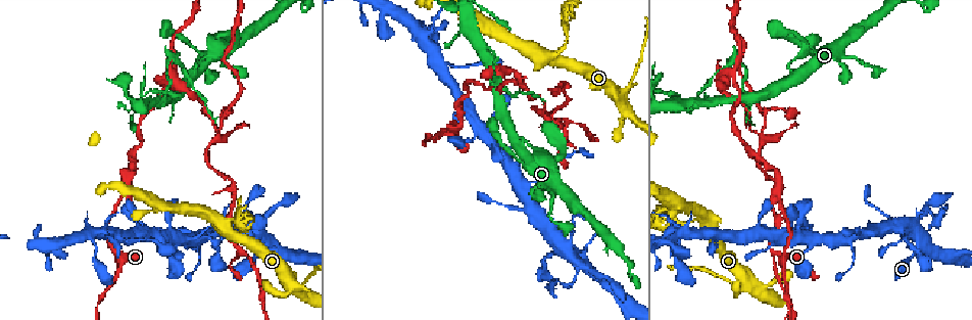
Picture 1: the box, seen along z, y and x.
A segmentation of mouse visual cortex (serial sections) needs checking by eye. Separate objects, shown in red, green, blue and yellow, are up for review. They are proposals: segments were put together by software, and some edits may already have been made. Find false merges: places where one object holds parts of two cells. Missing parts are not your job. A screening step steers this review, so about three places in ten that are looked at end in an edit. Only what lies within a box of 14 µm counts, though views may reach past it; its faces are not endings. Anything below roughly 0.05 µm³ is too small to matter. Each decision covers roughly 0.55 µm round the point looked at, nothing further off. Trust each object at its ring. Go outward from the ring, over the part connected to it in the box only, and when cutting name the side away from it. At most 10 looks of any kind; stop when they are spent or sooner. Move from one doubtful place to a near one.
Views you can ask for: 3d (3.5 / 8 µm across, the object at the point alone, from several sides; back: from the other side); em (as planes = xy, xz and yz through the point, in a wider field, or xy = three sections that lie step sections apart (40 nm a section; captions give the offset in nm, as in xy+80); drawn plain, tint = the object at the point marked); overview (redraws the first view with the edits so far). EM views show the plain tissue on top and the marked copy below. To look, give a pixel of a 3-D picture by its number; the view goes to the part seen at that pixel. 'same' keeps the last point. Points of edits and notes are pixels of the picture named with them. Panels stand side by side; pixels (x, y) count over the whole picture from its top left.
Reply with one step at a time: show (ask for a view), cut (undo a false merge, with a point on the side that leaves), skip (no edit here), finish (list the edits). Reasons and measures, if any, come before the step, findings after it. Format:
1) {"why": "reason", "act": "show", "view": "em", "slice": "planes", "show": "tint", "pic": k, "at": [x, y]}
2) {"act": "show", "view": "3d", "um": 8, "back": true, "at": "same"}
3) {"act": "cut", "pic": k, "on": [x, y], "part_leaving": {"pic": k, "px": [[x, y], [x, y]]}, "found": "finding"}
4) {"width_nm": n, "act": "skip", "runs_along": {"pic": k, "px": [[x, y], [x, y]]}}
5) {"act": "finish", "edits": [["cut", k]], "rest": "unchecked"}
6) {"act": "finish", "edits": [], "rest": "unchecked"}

{"why": "branch point", "act": "show", "view": "3d", "um": 3.5, "pic": 1, "at": [549, 57]}

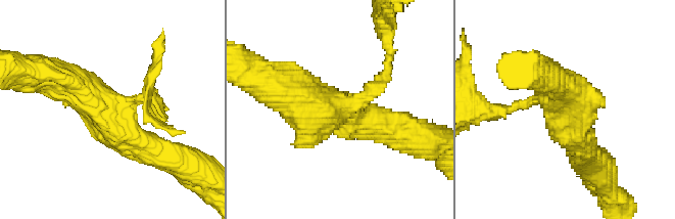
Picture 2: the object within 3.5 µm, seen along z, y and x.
{"act": "show", "view": "em", "slice": "xy", "step": 2, "show": "tint", "pic": 2, "at": [338, 107]}

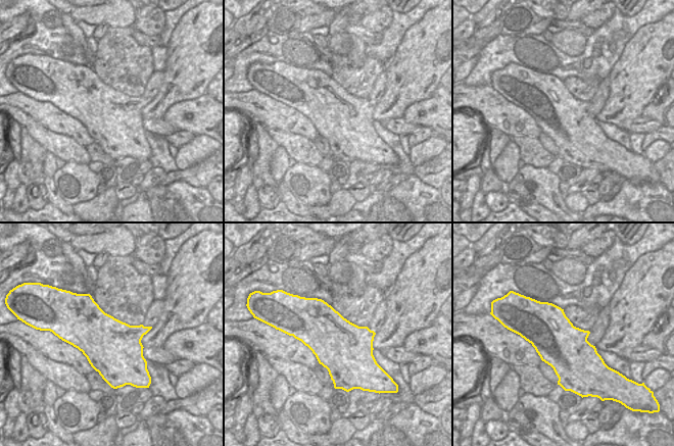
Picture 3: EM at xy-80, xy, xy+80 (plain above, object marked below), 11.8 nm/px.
{"act": "skip", "runs_along": {"pic": 2, "px": [[163, 155], [56, 76]]}, "found": "all the same cell"}

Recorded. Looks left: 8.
{"why": "four-way junction", "act": "show", "view": "3d", "um": 3.5, "pic": 1, "at": [922, 243]}

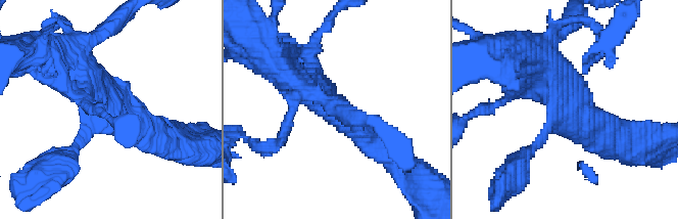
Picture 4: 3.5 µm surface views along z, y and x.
{"act": "show", "view": "em", "slice": "xy", "step": 2, "show": "tint", "pic": 4, "at": [560, 107]}

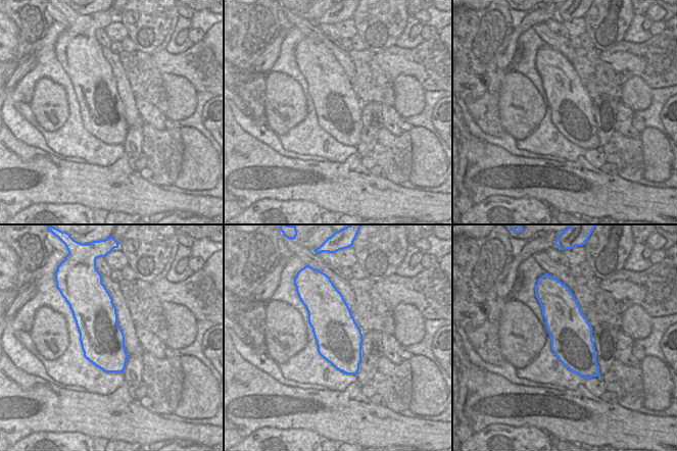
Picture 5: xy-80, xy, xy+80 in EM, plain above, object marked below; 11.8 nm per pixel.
{"act": "skip", "runs_along": {"pic": 4, "px": [[526, 156], [560, 115], [539, 55]]}, "found": "one cell here"}

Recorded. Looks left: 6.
{"why": "calibre changes", "act": "show", "view": "3d", "um": 8, "pic": 1, "at": [196, 236]}

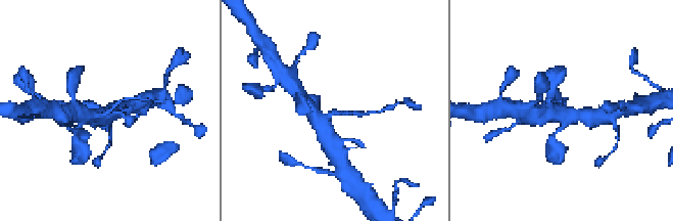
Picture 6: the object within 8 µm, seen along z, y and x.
{"why": "closer look", "act": "show", "view": "3d", "um": 3.5, "pic": 6, "at": [336, 113]}

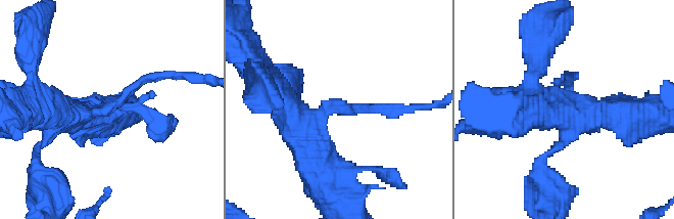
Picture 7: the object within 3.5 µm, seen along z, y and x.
{"arm_widths_nm": [150, 500], "act": "show", "view": "em", "slice": "xy", "step": 2, "show": "tint", "pic": 7, "at": [112, 106]}

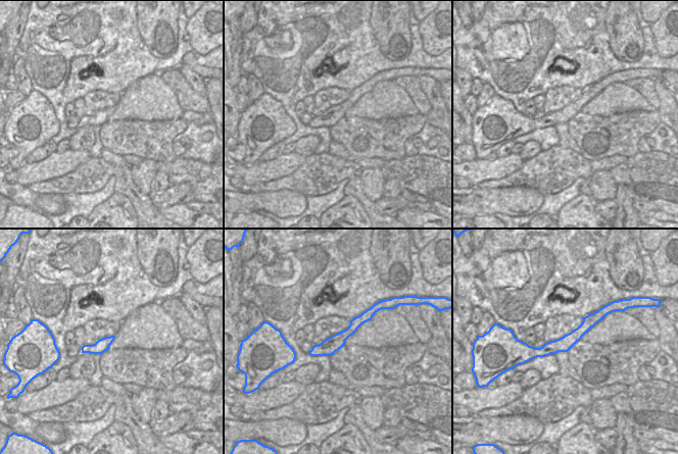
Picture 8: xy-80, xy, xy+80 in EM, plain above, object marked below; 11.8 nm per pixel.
{"act": "skip", "runs_along": {"pic": 7, "px": [[80, 115], [167, 74]]}, "found": "continuous, no second cell"}

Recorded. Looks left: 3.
{"why": "a fork", "act": "show", "view": "3d", "um": 3.5, "pic": 1, "at": [484, 47]}

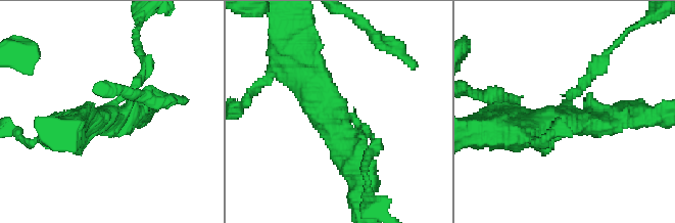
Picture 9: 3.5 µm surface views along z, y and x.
{"arm_widths_nm": [150, 350, 450], "act": "cut", "pic": 9, "on": [589, 78], "found": "two cells meet here"}

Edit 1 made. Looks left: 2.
{"act": "finish", "edits": [["cut", 9]], "rest": "unchecked"}

